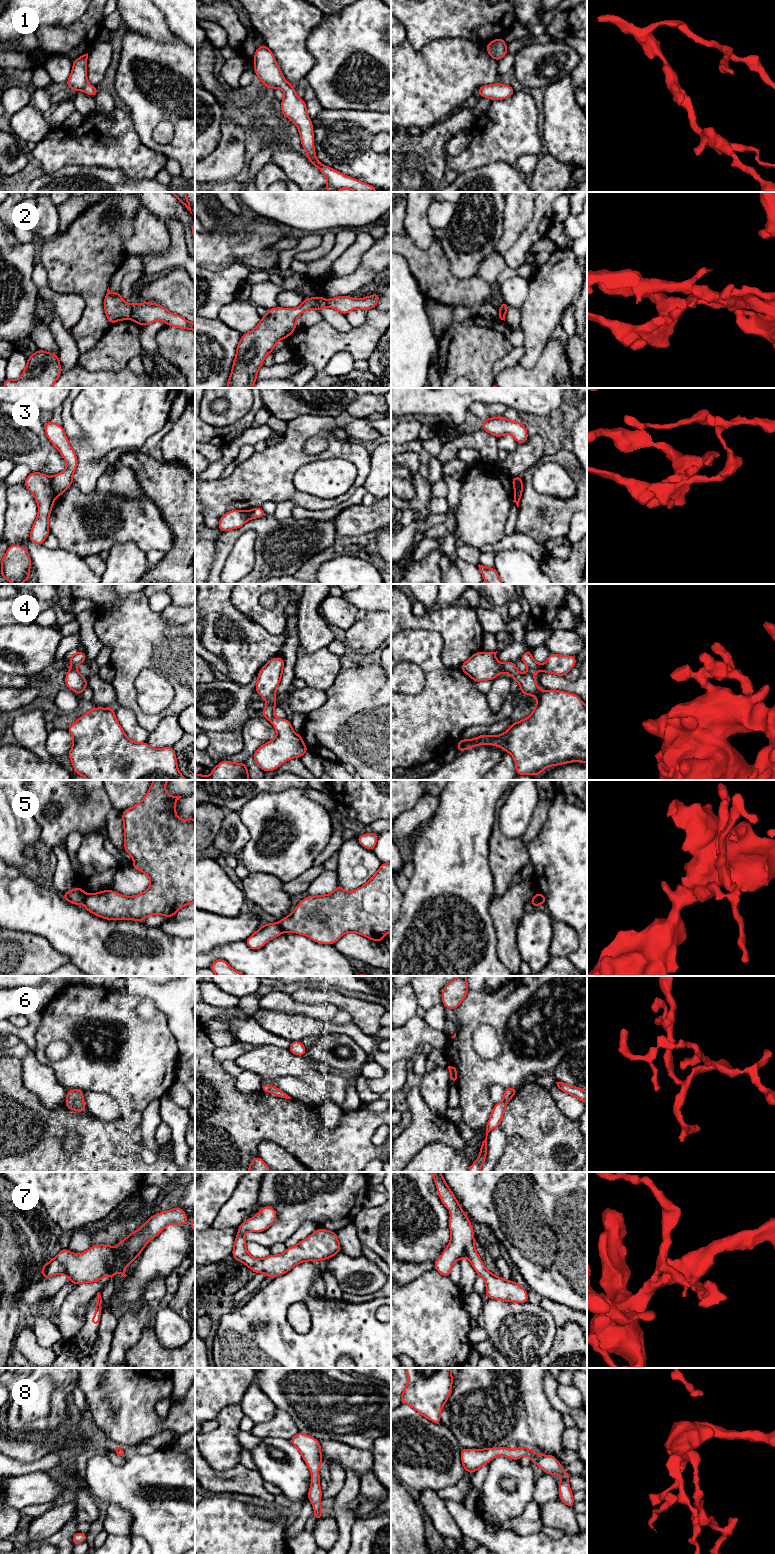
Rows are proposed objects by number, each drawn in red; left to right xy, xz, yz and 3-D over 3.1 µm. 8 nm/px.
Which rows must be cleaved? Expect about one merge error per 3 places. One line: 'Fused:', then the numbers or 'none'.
Fused: 2, 3, 5

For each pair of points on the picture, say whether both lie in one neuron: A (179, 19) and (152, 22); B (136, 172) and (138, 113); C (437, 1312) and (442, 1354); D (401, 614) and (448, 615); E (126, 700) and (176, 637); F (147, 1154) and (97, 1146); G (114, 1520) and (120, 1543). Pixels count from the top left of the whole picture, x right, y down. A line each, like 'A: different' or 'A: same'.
A: different
B: different
C: same
D: same
E: same
F: different
G: different

